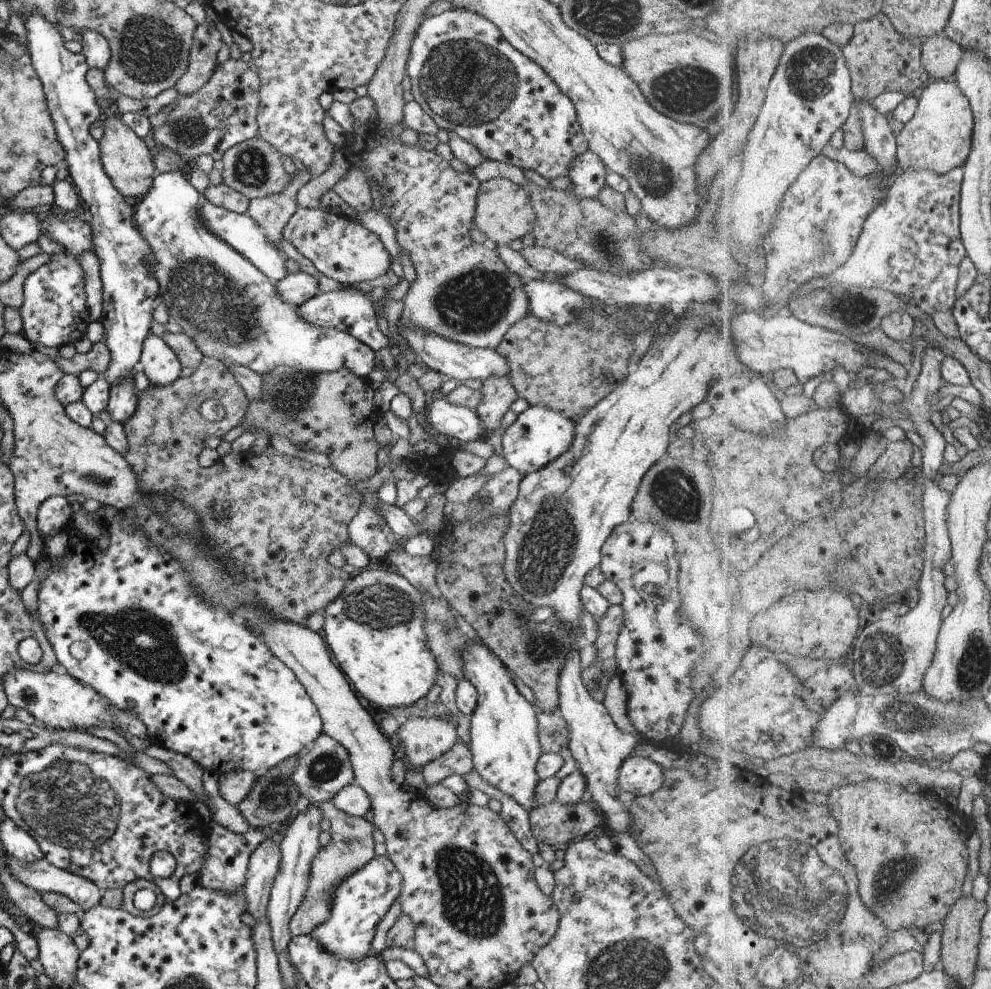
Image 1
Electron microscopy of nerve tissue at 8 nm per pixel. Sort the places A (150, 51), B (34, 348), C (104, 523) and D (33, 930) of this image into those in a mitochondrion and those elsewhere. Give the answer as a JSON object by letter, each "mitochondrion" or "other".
{"A":"mitochondrion","B":"other","C":"other","D":"other"}

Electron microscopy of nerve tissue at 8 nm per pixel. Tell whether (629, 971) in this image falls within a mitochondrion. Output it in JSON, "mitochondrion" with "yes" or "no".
{"mitochondrion":"yes"}

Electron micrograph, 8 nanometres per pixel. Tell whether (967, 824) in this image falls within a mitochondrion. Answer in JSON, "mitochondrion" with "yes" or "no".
{"mitochondrion":"no"}

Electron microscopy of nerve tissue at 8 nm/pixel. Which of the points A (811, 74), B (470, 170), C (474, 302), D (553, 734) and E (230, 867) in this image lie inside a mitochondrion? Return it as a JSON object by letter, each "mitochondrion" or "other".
{"A":"mitochondrion","B":"other","C":"mitochondrion","D":"mitochondrion","E":"other"}

